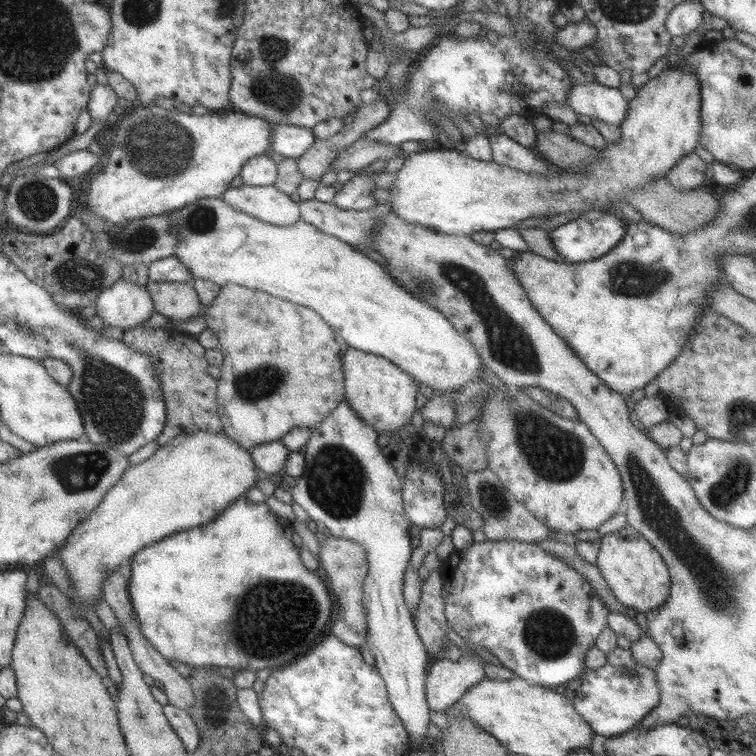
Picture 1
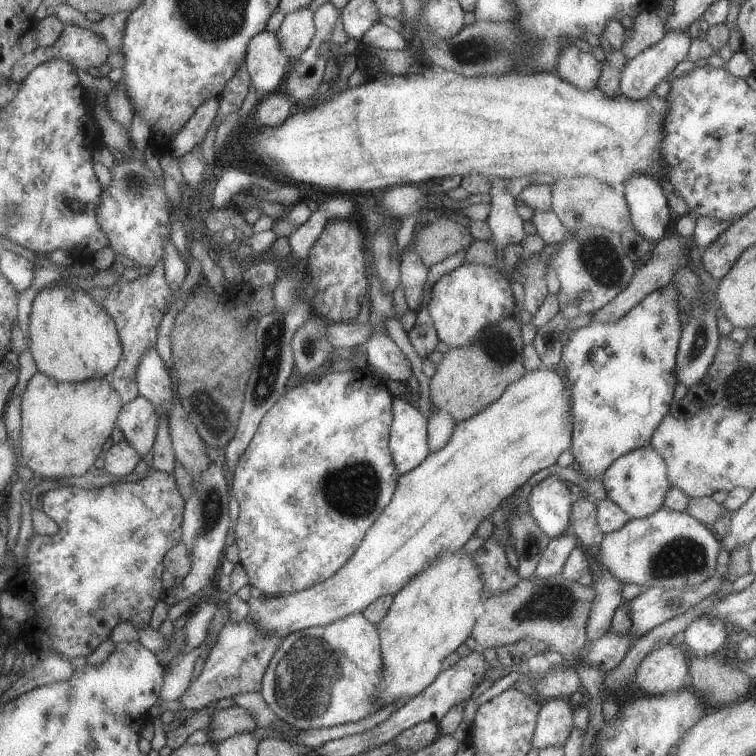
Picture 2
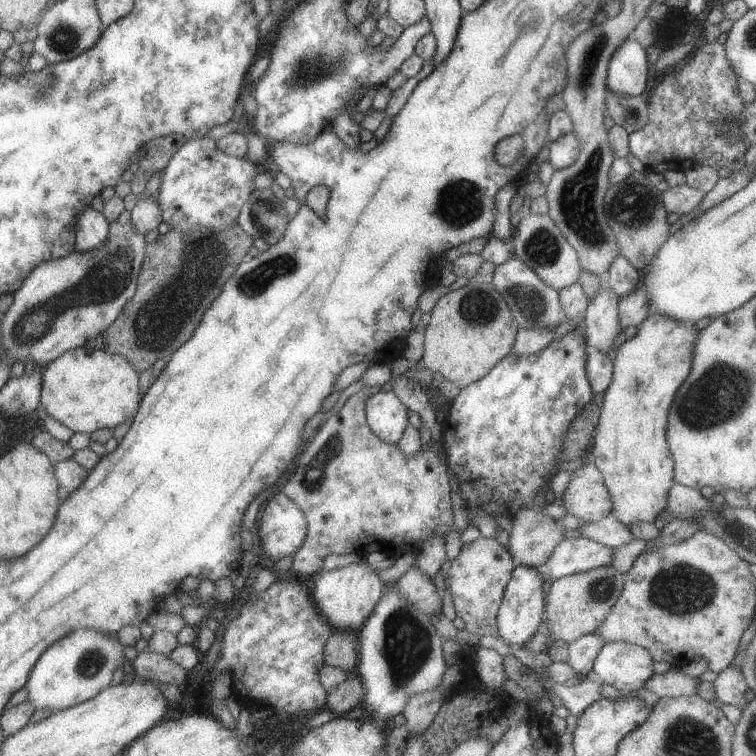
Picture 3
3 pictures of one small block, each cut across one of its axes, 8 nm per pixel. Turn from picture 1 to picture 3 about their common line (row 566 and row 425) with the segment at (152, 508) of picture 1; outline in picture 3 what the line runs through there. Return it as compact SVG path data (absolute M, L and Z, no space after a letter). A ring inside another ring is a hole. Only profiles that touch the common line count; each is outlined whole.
M79 347L64 352L41 368L40 408L59 421L72 433L92 433L93 431L114 429L126 418L133 418L139 406L138 372L121 355L103 350Z

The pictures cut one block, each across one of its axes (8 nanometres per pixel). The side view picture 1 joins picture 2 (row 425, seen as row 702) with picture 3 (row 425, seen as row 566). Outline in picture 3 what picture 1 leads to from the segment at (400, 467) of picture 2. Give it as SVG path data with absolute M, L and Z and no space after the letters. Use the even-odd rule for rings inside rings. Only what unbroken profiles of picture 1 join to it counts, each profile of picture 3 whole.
M379 391L366 398L364 413L367 426L383 442L397 444L408 423L407 409L393 391Z

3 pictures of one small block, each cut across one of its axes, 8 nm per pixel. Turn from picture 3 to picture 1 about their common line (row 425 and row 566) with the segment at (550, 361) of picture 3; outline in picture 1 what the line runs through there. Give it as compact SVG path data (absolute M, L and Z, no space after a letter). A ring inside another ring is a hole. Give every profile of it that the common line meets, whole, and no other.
M486 540L471 543L466 549L452 550L449 555L442 560L438 571L443 578L442 599L444 602L444 616L451 629L461 638L483 646L493 655L504 668L511 670L515 677L526 680L528 683L541 686L545 689L561 690L563 685L569 680L579 679L584 672L584 659L587 649L595 644L597 635L606 626L608 616L612 615L609 608L605 606L601 597L592 590L592 586L573 567L567 566L565 562L559 560L551 553L543 551L537 543L519 542L519 540Z

